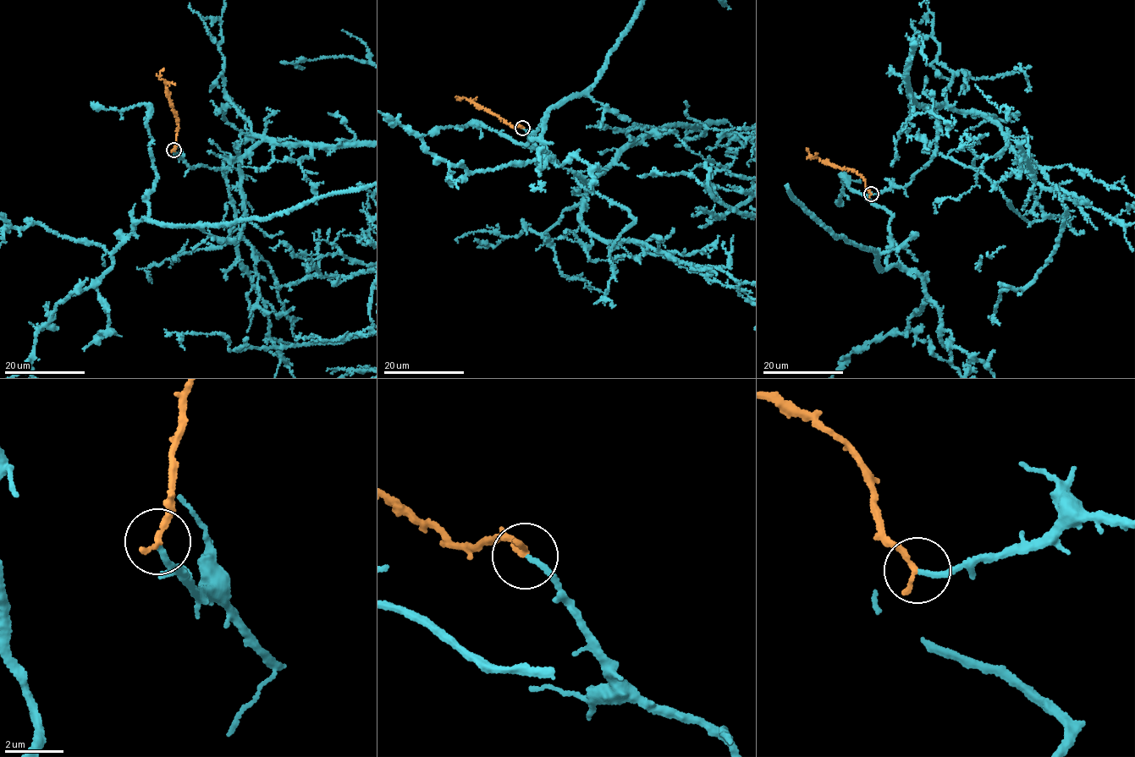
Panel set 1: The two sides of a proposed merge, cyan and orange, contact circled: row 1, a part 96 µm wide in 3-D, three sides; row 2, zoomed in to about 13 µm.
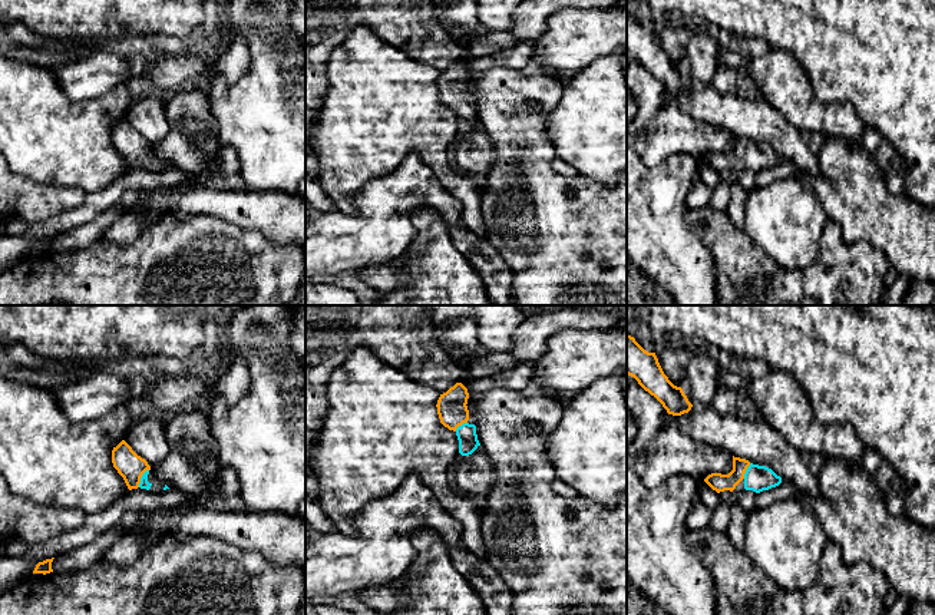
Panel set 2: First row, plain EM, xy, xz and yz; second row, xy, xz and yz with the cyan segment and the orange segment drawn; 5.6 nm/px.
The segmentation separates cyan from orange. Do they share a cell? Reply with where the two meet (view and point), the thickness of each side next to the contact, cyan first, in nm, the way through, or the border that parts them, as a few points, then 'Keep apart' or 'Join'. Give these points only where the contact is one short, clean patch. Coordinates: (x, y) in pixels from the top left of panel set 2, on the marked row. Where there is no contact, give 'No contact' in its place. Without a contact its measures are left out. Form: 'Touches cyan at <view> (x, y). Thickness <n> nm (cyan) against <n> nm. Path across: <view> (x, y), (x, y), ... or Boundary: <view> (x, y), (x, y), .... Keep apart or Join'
Touches cyan at xy (141, 478). Thickness 50 nm (cyan) against 150 nm. Path across: xy (144, 483), (141, 478), (131, 466). Join

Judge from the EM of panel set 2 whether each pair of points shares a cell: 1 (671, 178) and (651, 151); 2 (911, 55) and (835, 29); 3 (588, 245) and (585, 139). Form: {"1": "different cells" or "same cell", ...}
{"1": "different cells", "2": "same cell", "3": "different cells"}

